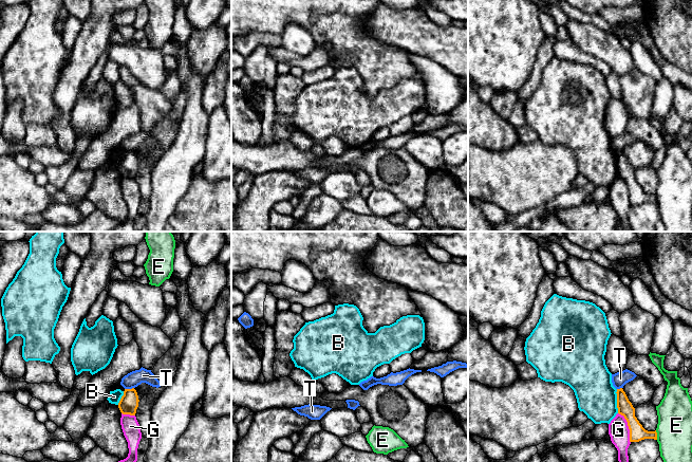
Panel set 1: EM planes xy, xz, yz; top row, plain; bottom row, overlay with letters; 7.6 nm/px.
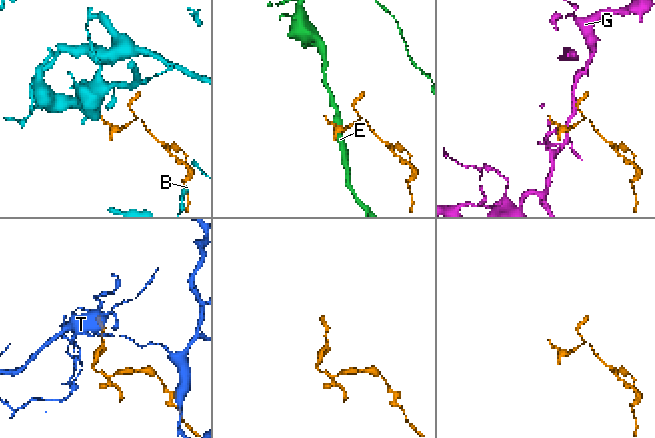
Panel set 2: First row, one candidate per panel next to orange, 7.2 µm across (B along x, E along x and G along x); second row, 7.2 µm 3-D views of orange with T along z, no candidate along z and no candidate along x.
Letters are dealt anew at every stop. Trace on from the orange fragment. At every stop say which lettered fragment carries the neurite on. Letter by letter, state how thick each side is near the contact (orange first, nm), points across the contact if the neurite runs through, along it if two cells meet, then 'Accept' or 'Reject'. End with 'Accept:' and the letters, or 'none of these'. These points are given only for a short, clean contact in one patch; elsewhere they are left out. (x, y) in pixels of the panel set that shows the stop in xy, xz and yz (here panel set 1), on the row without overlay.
B: Thickness 120 nm (orange) against 300 nm. Boundary: yz (616, 152), (616, 170), (618, 176). Reject
E: Thickness 120 nm (orange) against 280 nm. Reject
G: Thickness 120 nm (orange) against 160 nm. Reject
T: Thickness 140 nm (orange) against 120 nm. Boundary: xy (133, 150), (125, 152). Reject
Accept: none of these

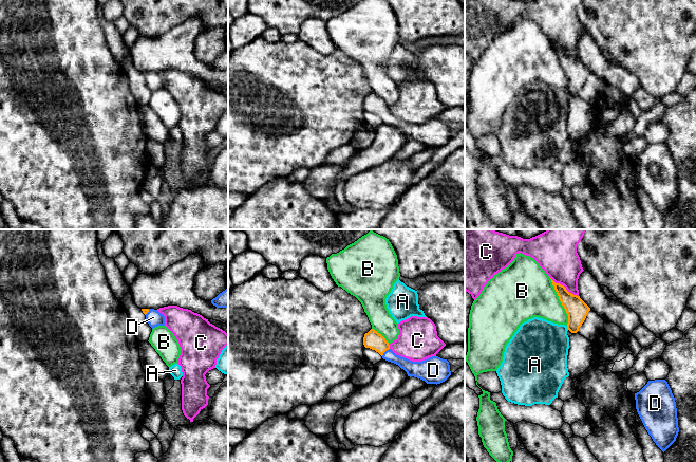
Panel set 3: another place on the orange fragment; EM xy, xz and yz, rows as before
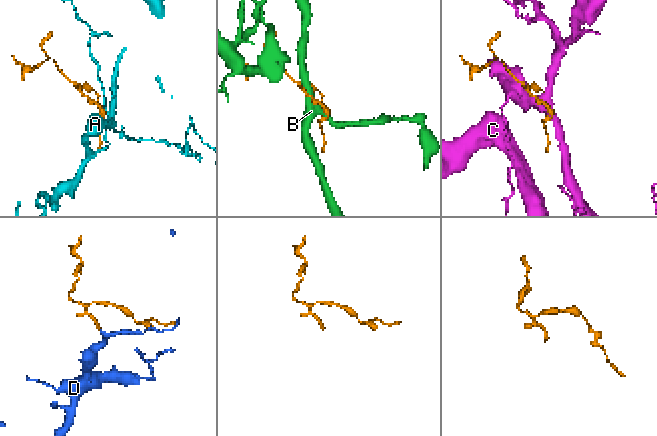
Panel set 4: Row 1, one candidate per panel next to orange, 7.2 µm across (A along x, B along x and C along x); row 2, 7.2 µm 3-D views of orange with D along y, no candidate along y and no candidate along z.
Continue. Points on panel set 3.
A: Thickness 160 nm (orange) against 420 nm. Reject
B: Thickness 160 nm (orange) against 380 nm. Reject
C: Thickness 160 nm (orange) against 300 nm. Reject
D: Thickness 140 nm (orange) against 110 nm. Path across: xz (372, 103), (384, 114), (412, 131). Accept
Accept: D

